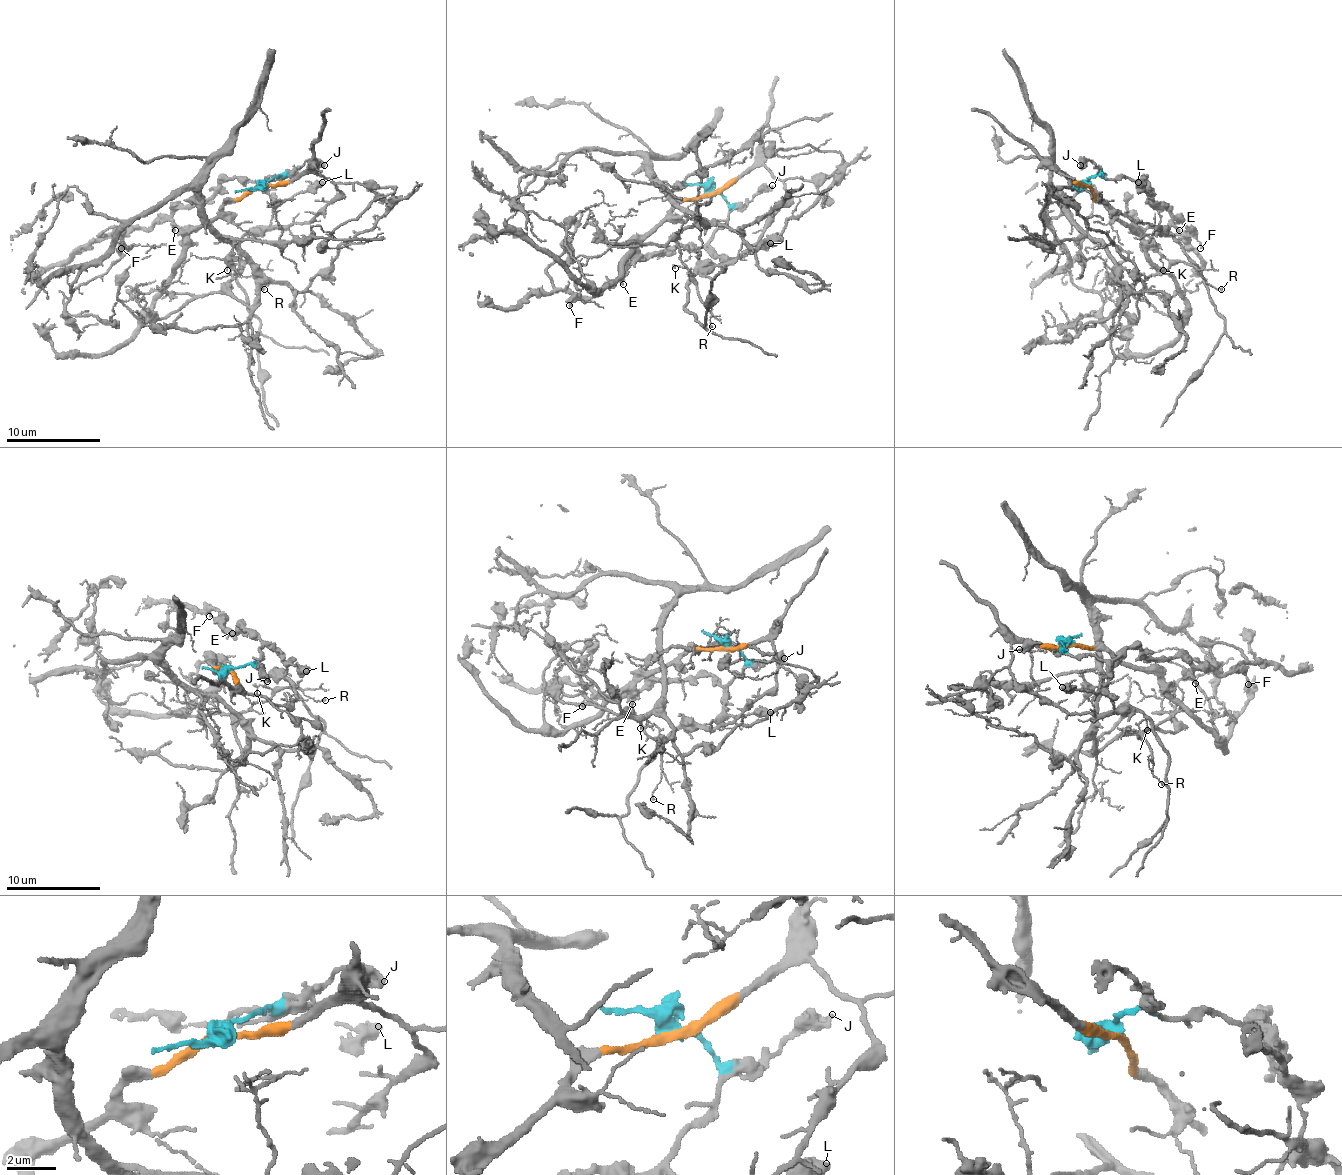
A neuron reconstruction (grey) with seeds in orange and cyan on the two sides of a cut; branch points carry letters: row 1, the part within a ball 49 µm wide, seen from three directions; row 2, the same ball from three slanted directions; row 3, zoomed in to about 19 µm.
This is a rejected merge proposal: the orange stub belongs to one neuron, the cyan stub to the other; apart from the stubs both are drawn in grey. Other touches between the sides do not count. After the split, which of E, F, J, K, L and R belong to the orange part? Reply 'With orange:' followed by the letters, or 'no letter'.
With orange: K, R

